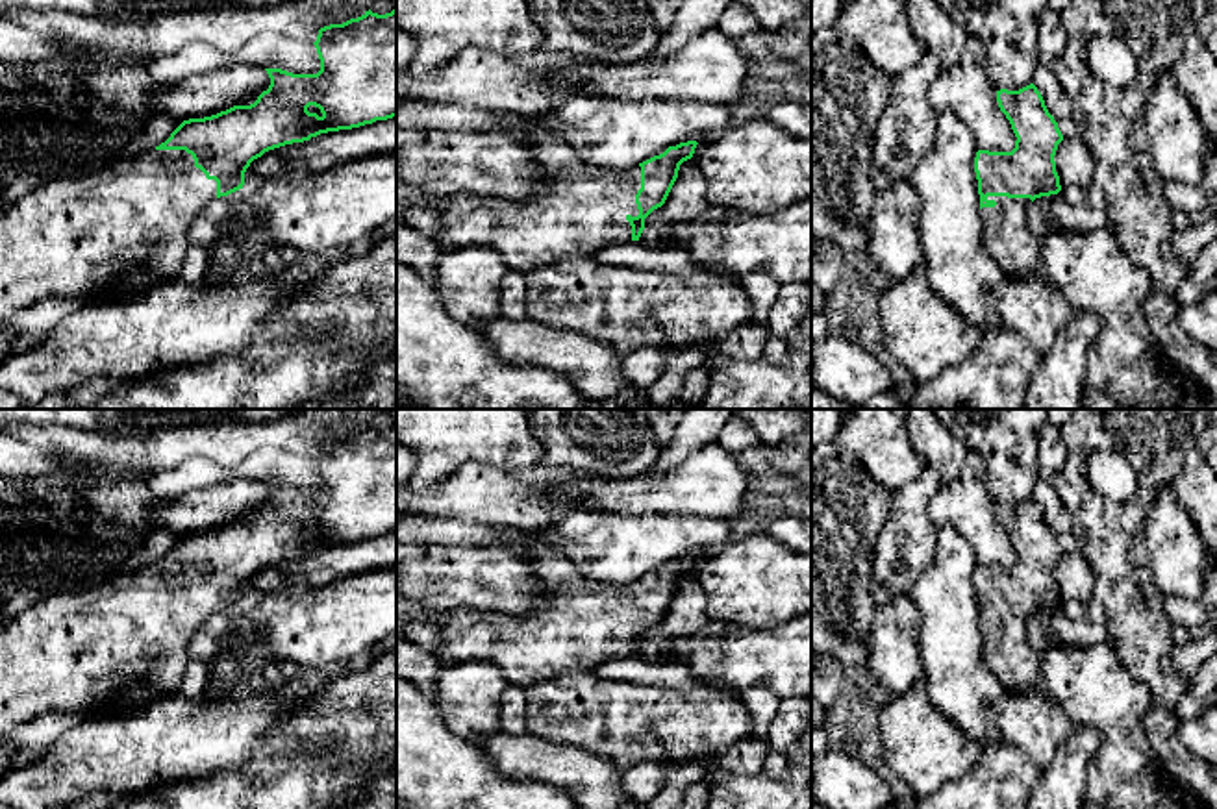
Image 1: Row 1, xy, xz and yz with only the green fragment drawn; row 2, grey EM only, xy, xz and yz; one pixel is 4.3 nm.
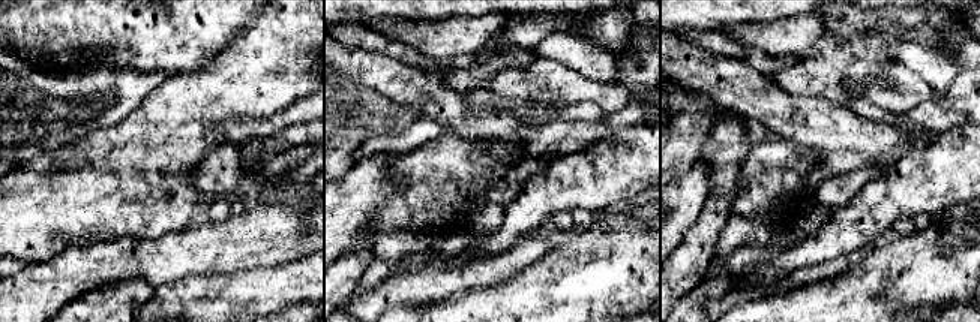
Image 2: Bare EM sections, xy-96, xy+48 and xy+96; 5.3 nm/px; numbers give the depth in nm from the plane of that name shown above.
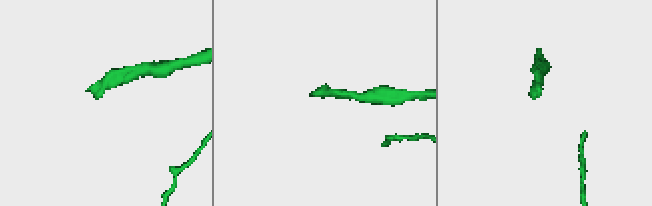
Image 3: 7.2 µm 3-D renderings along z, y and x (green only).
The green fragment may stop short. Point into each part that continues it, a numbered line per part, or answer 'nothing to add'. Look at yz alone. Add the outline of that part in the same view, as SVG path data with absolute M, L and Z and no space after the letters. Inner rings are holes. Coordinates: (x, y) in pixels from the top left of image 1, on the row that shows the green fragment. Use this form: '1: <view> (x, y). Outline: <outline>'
1: yz (1006, 236). Outline: M987 196L995 207L982 207L982 243L1006 278L1032 278L1041 272L1041 241L1028 222L1030 198Z

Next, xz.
1: xz (584, 208). Outline: M493 128L511 135L519 144L532 150L541 176L548 187L528 200L483 198L476 194L456 194L446 211L439 213L441 254L487 246L502 254L509 270L530 274L546 265L556 265L567 257L632 243L628 215L637 217L635 194L641 189L641 167L626 170L606 170L582 161L576 150L550 131L532 131L528 128Z

